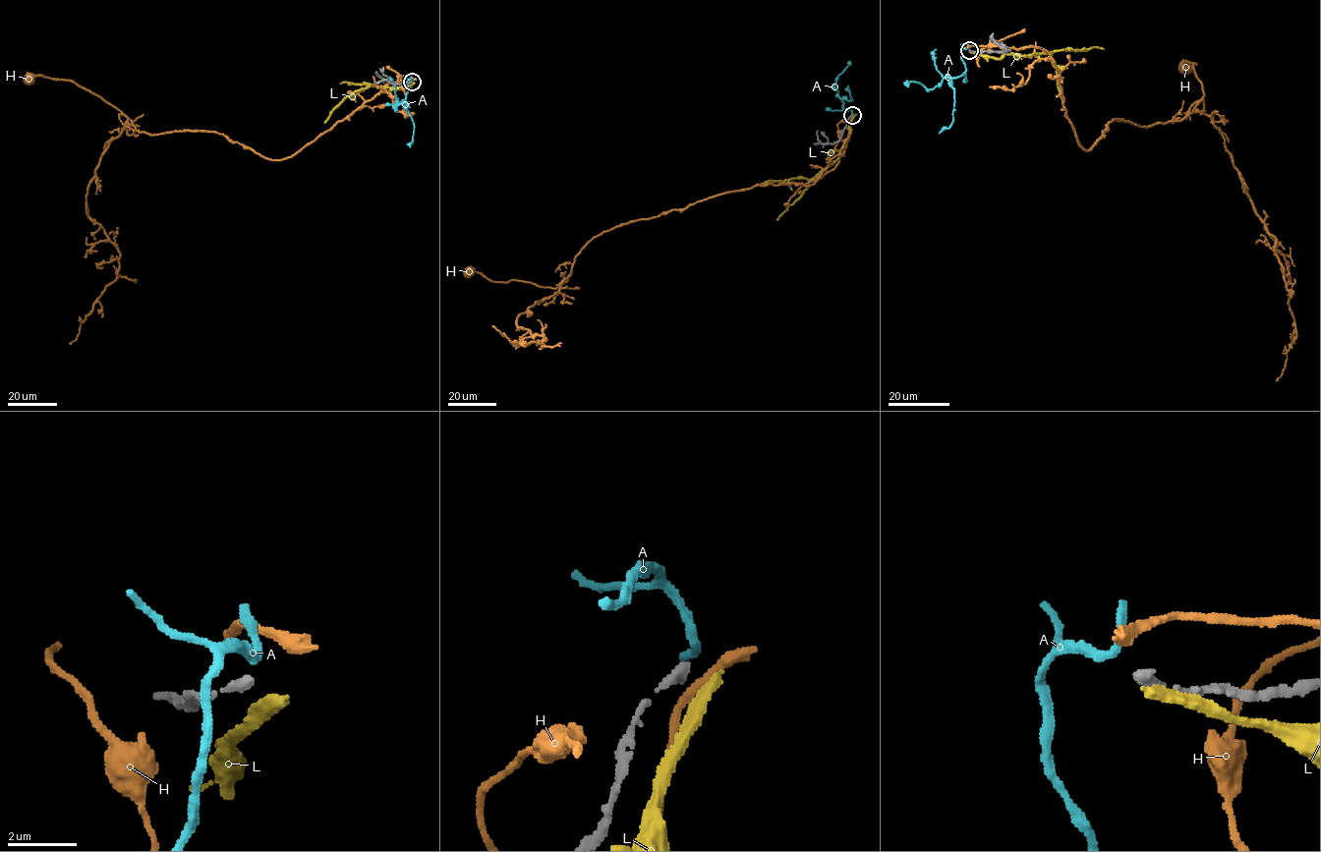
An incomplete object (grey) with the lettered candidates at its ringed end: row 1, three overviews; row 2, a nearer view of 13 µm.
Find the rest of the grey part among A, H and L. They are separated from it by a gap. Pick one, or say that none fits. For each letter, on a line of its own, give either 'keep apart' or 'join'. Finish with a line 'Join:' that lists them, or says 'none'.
A: keep apart
H: keep apart
L: keep apart
Join: none

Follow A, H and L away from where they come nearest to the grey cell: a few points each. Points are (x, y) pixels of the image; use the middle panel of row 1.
A: (852, 114), (849, 108), (846, 111), (843, 107), (841, 99), (852, 99), (848, 85)
H: (854, 115), (839, 161), (816, 181), (756, 185), (621, 224), (594, 236), (556, 288), (489, 281), (470, 271)
L: (853, 116), (839, 156), (812, 179), (769, 180), (761, 184)

